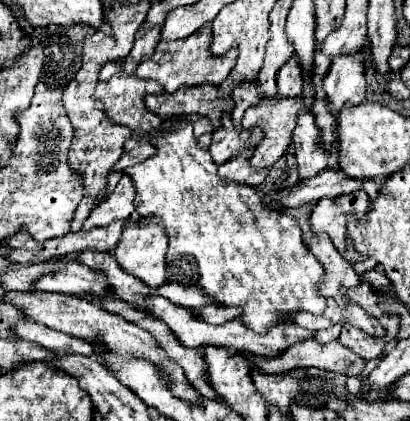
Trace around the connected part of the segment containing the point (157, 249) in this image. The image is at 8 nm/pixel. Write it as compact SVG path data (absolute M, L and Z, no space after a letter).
M144 217L134 225L124 227L122 237L116 245L114 257L124 265L126 273L140 277L146 285L164 285L166 279L166 249L168 249L168 235L164 233L164 223L156 217Z

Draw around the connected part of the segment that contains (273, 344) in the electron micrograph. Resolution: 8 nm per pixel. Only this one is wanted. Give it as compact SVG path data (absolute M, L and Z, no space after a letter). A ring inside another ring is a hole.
M152 297L152 301L146 301L150 307L150 313L154 313L156 317L164 319L164 323L174 329L176 337L180 339L182 345L186 347L206 347L206 345L220 345L220 347L236 347L244 353L252 353L258 357L278 357L282 355L288 347L308 341L314 337L312 331L300 327L300 325L274 325L268 329L268 333L256 333L250 327L246 327L240 319L228 321L224 325L210 325L204 321L196 321L192 317L192 313L188 313L188 309L176 309L176 305L172 305L170 301L162 301L160 297Z

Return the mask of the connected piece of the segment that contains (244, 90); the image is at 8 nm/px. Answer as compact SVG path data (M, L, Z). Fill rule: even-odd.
M242 83L242 85L236 85L236 91L232 93L234 97L234 109L232 109L232 121L234 125L239 129L240 121L244 117L244 111L252 105L256 105L256 101L260 101L260 93L256 89L256 83Z

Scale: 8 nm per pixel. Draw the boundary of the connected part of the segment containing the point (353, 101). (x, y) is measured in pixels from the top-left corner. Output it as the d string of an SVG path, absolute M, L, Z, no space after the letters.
M362 47L356 53L332 59L330 71L324 77L324 91L328 97L328 107L334 115L338 115L344 105L358 105L366 101L366 57L368 49Z

